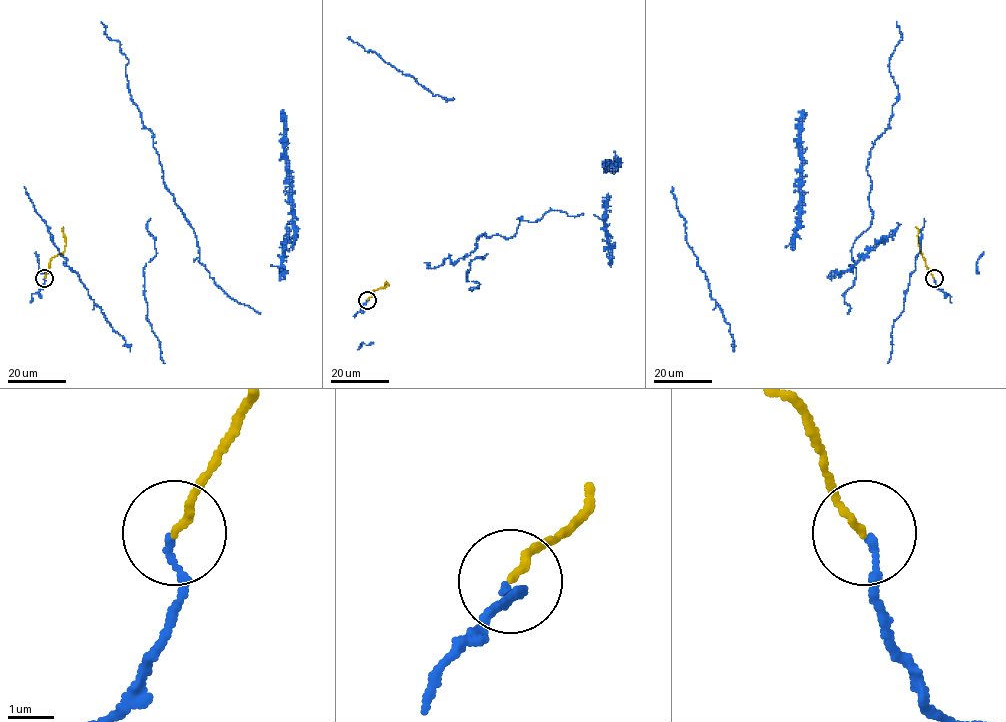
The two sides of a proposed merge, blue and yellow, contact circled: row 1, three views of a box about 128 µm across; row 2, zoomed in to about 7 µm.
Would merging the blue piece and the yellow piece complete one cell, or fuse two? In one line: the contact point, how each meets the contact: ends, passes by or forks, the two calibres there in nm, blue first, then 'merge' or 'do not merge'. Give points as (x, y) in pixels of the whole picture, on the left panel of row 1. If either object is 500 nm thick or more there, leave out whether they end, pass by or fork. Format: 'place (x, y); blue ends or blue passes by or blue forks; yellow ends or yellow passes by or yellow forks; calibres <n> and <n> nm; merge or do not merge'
place (44, 278); blue ends; yellow ends; calibres 140 and 140 nm; merge

